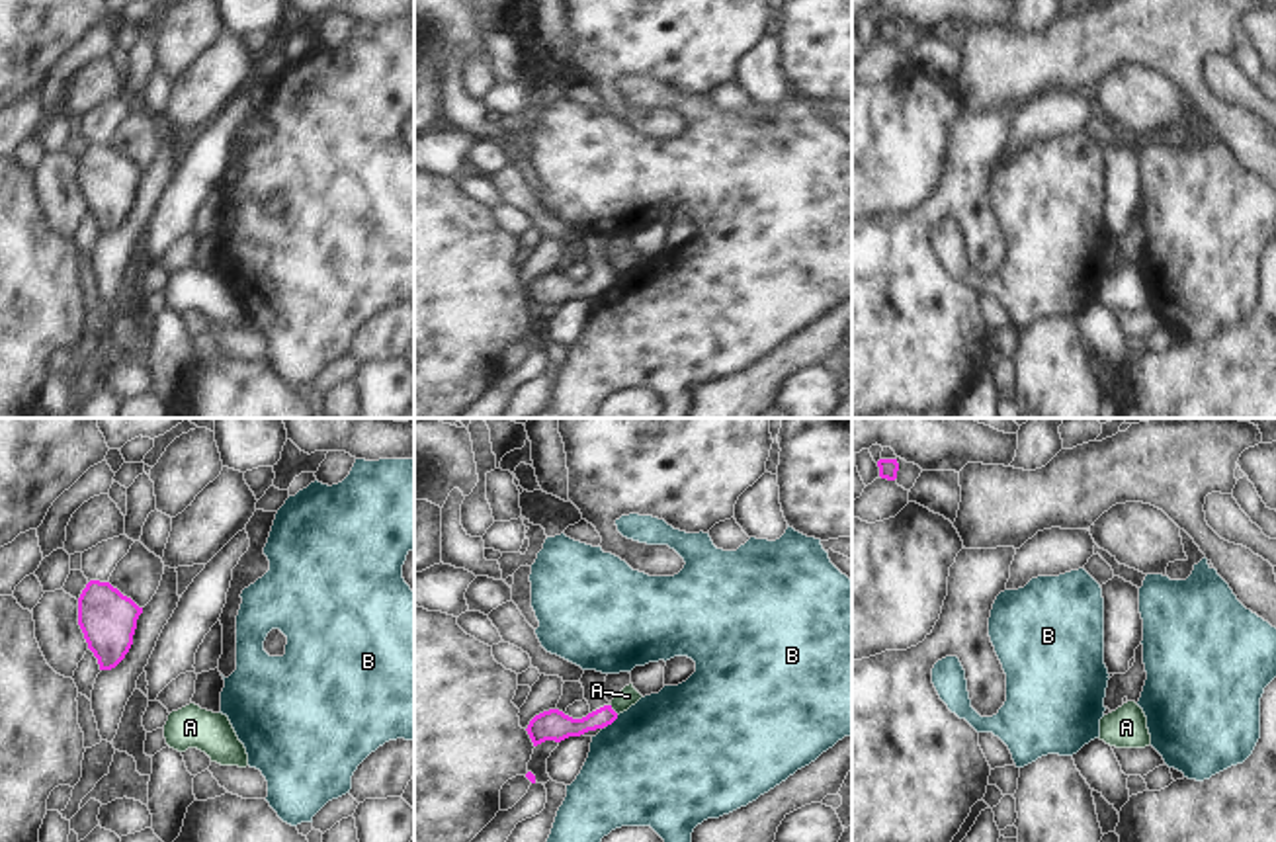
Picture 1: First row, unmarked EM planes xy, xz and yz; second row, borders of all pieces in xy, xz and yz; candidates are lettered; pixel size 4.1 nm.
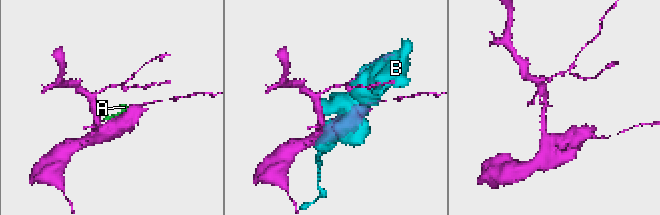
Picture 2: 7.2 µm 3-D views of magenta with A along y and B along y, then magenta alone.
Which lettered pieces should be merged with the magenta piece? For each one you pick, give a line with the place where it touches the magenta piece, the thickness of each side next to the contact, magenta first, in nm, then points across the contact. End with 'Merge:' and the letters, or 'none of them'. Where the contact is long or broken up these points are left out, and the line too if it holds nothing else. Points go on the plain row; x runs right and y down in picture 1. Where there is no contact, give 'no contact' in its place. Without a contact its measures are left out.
Merge: none of them

